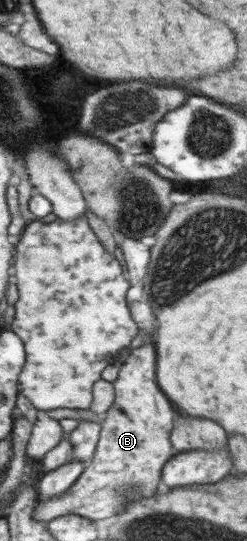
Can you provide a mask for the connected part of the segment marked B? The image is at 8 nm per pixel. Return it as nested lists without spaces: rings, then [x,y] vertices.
[[[148,342],[129,353],[116,379],[111,382],[114,400],[98,424],[100,431],[92,458],[84,464],[82,473],[66,492],[38,503],[32,519],[46,524],[56,517],[71,514],[100,520],[122,510],[126,502],[148,498],[156,493],[160,470],[174,454],[170,434],[174,412],[159,381],[155,346]]]

